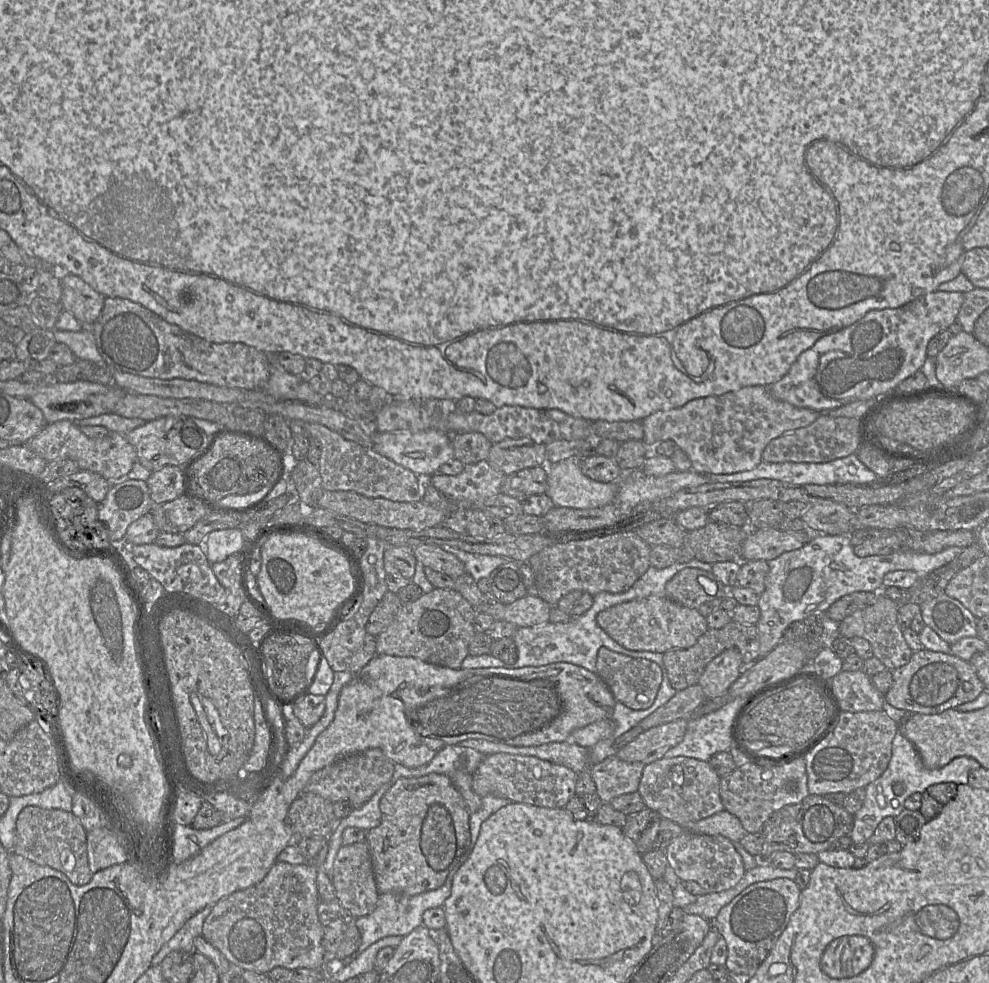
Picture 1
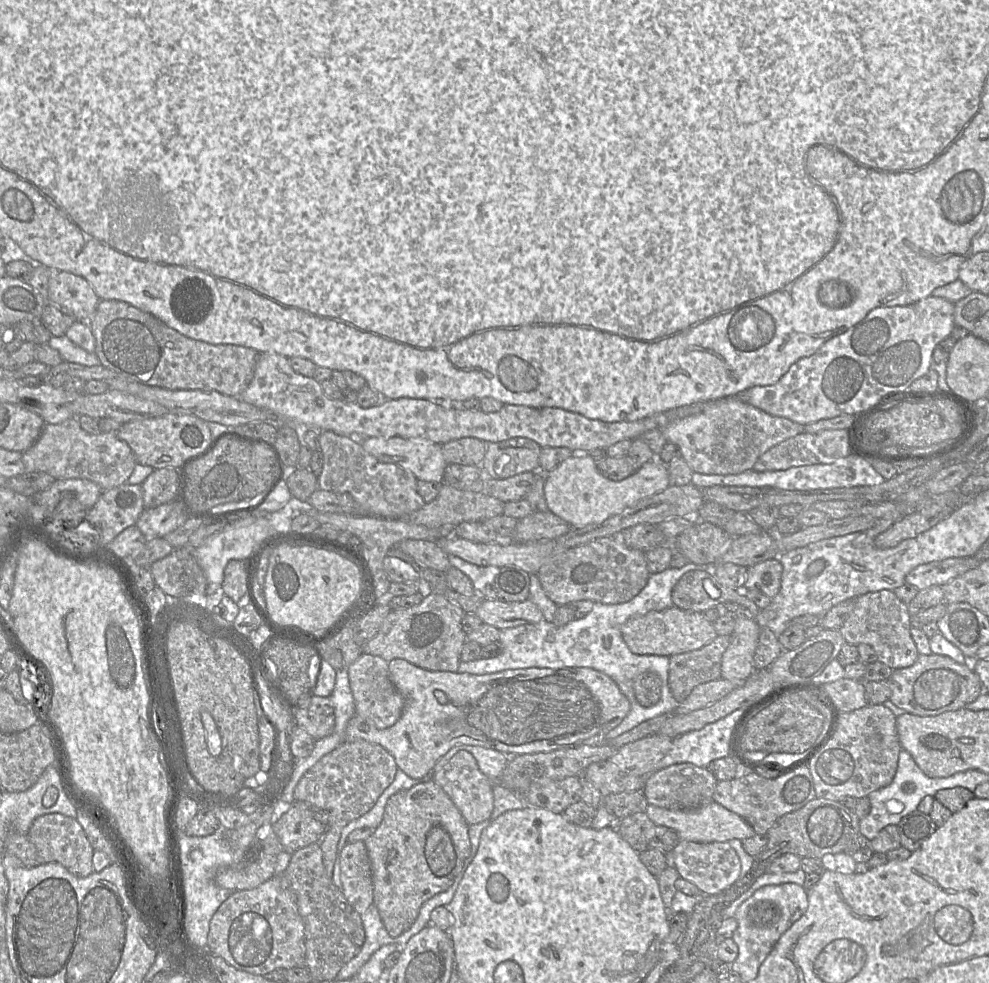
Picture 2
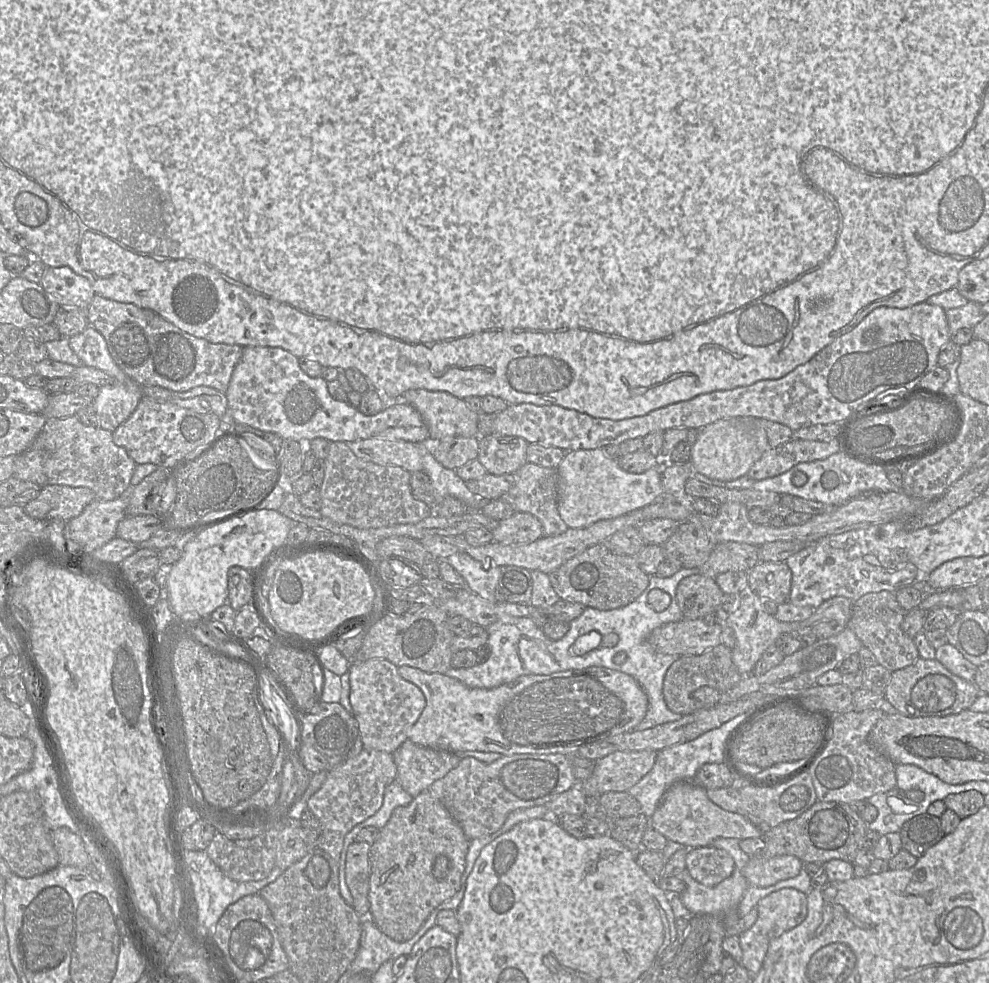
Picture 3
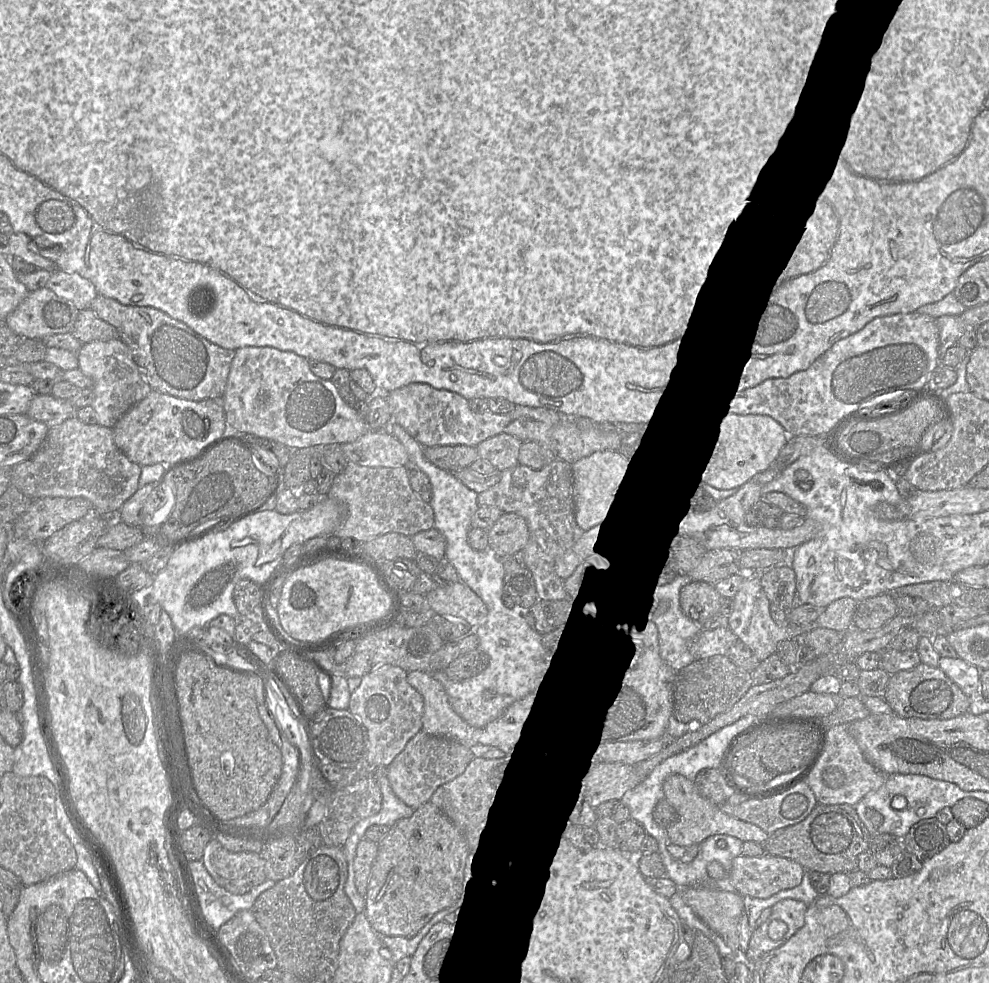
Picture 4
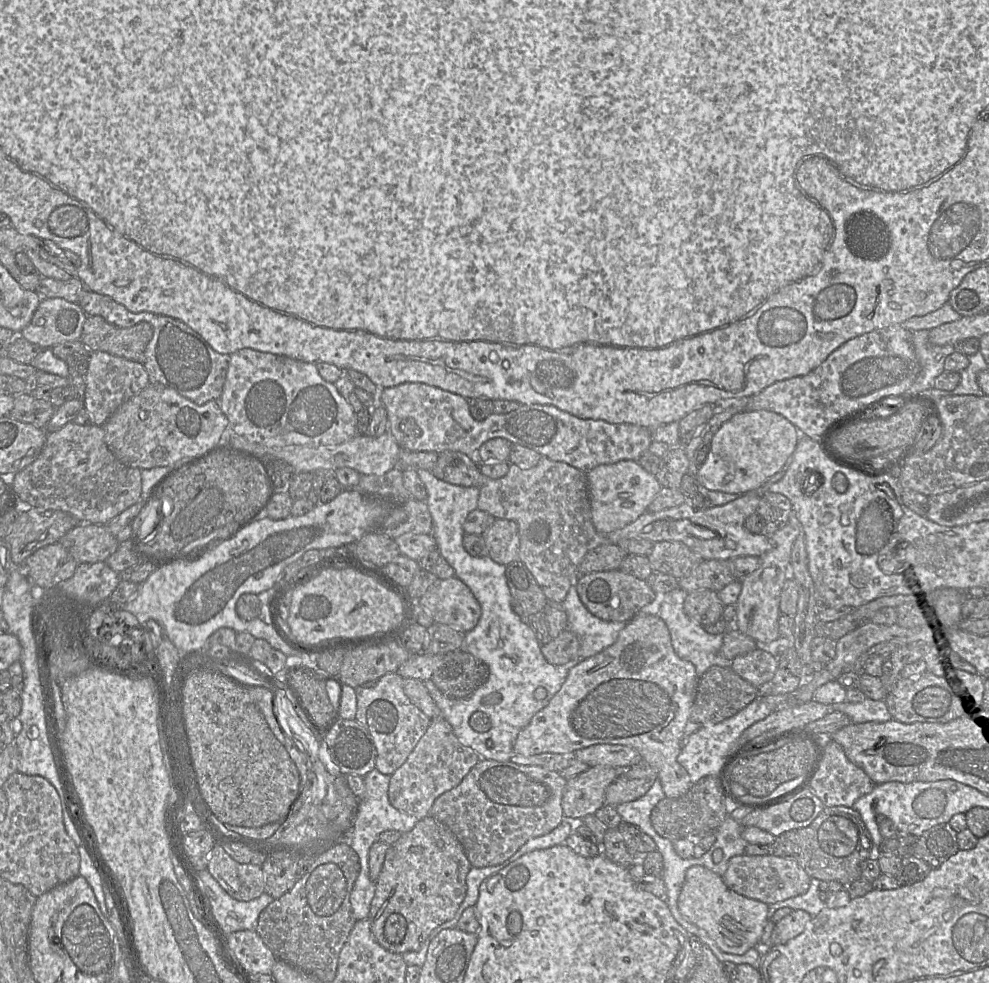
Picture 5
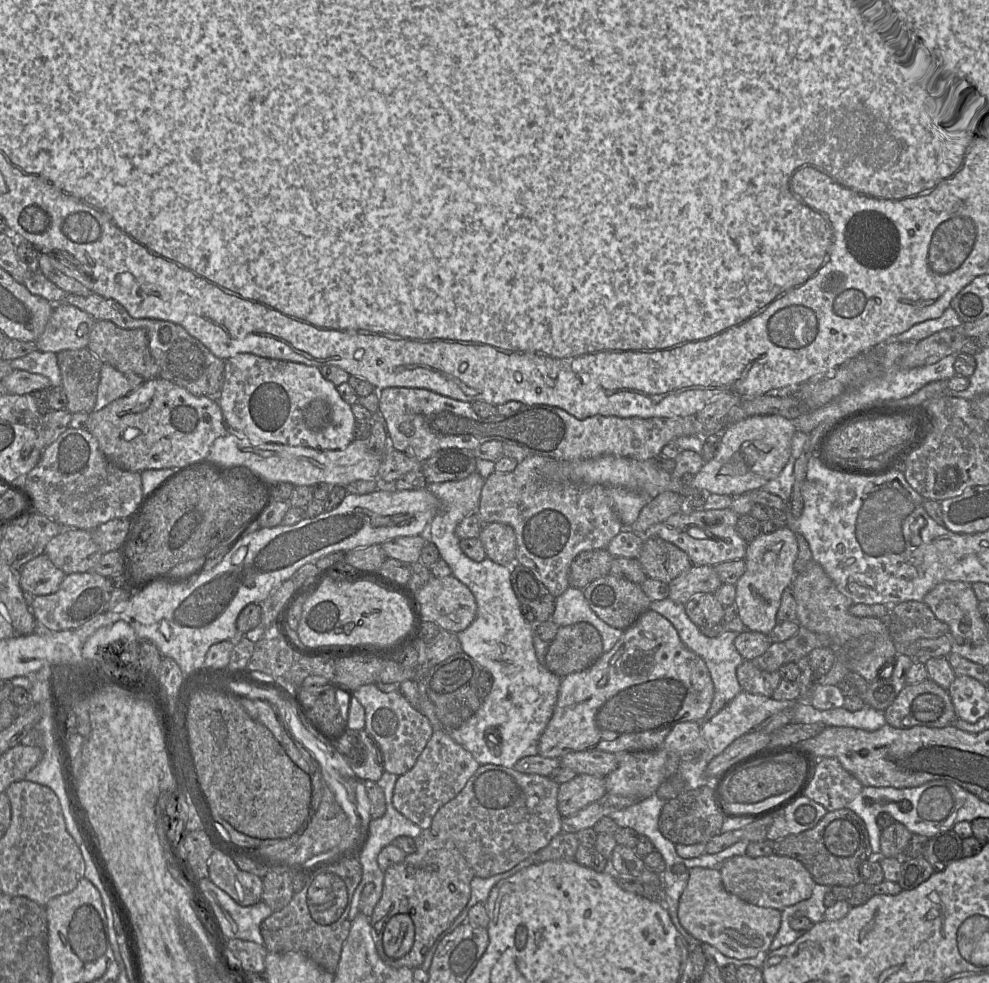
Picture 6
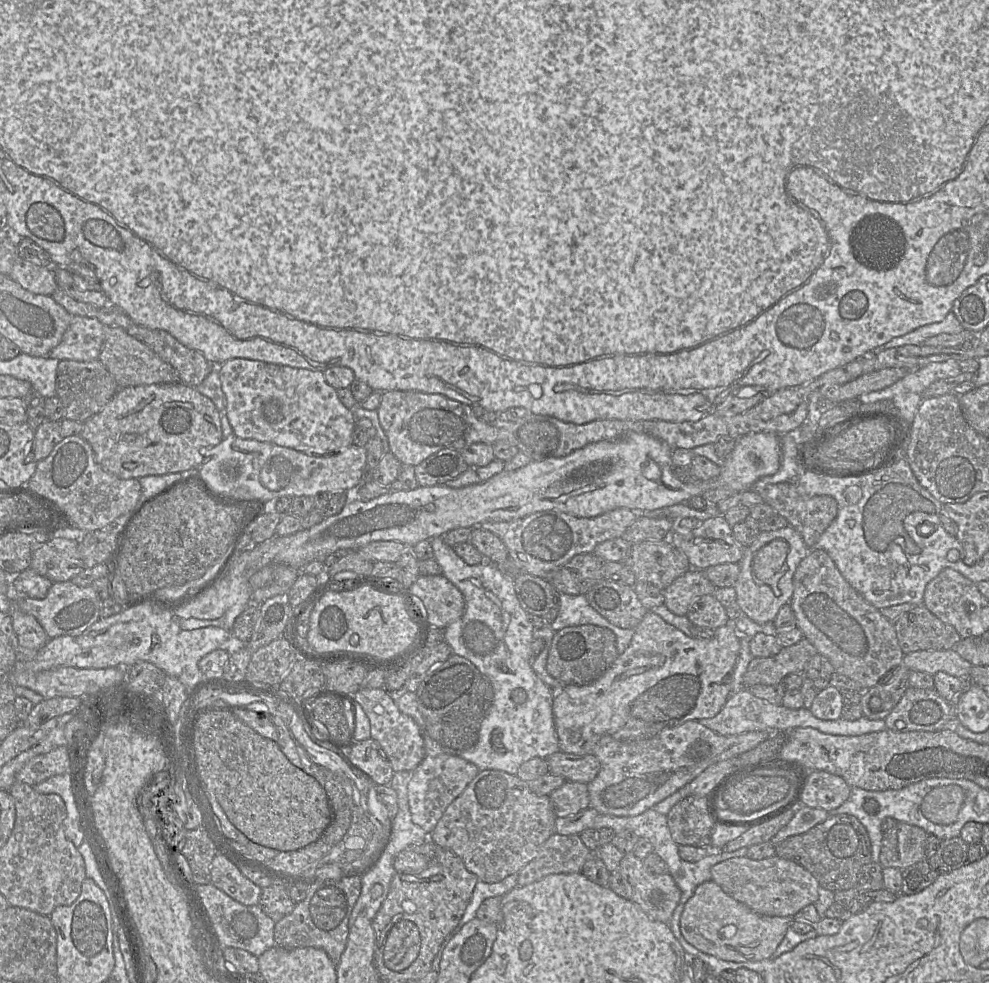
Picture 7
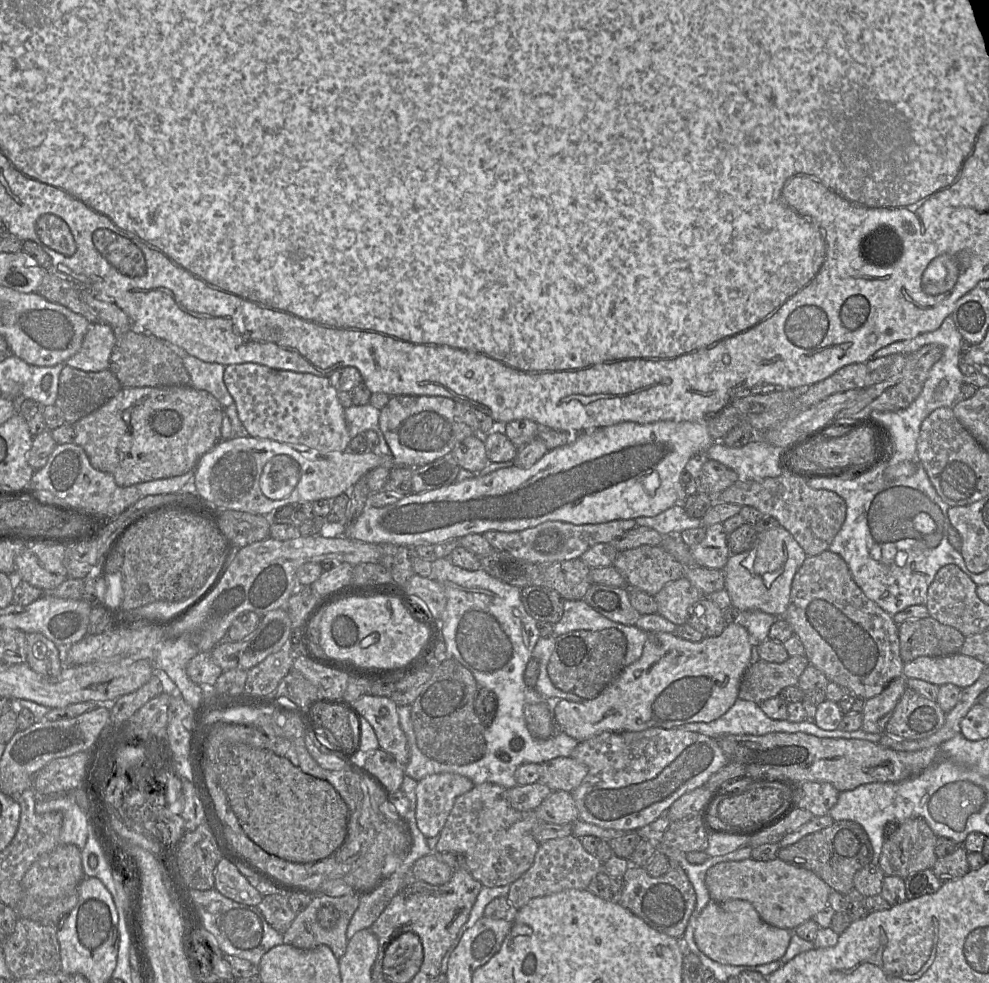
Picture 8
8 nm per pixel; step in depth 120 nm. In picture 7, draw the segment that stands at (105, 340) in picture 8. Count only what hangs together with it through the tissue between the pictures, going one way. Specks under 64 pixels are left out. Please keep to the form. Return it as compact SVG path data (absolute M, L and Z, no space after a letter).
M72 316L61 342L49 357L60 360L93 361L99 358L104 325L96 318Z

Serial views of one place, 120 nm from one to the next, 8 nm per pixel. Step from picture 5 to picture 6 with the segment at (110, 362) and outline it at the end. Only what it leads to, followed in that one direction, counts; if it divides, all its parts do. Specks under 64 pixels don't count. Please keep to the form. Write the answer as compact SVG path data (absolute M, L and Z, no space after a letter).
M103 363L94 410L101 410L112 401L129 394L143 381L139 375L120 372L110 364Z

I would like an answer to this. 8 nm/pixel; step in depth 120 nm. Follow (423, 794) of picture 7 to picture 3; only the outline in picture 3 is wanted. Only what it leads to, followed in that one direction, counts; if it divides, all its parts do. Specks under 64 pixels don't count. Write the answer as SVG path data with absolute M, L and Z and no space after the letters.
M408 739L393 753L393 759L397 768L396 781L413 798L429 790L436 780L443 778L461 760L455 753L422 746Z

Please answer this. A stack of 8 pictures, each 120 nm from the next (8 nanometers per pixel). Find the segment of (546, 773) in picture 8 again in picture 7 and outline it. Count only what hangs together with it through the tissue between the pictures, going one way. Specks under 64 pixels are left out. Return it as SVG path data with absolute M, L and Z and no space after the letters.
M557 752L545 758L550 774L570 782L590 783L600 771L600 761L592 754L577 756Z

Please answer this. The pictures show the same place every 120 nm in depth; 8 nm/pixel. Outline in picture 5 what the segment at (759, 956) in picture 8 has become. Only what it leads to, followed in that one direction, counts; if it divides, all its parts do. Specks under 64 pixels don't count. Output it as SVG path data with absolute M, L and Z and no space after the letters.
M699 865L686 872L678 909L687 920L704 929L722 951L738 955L759 946L769 910L766 903L738 894L726 886L721 876Z

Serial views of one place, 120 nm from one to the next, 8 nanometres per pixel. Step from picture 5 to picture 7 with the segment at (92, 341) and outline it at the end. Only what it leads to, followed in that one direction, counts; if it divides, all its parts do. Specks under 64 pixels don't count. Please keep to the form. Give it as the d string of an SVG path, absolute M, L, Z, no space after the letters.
M104 326L104 341L98 360L109 371L119 388L161 383L179 383L178 372L163 361L150 347L120 327Z

